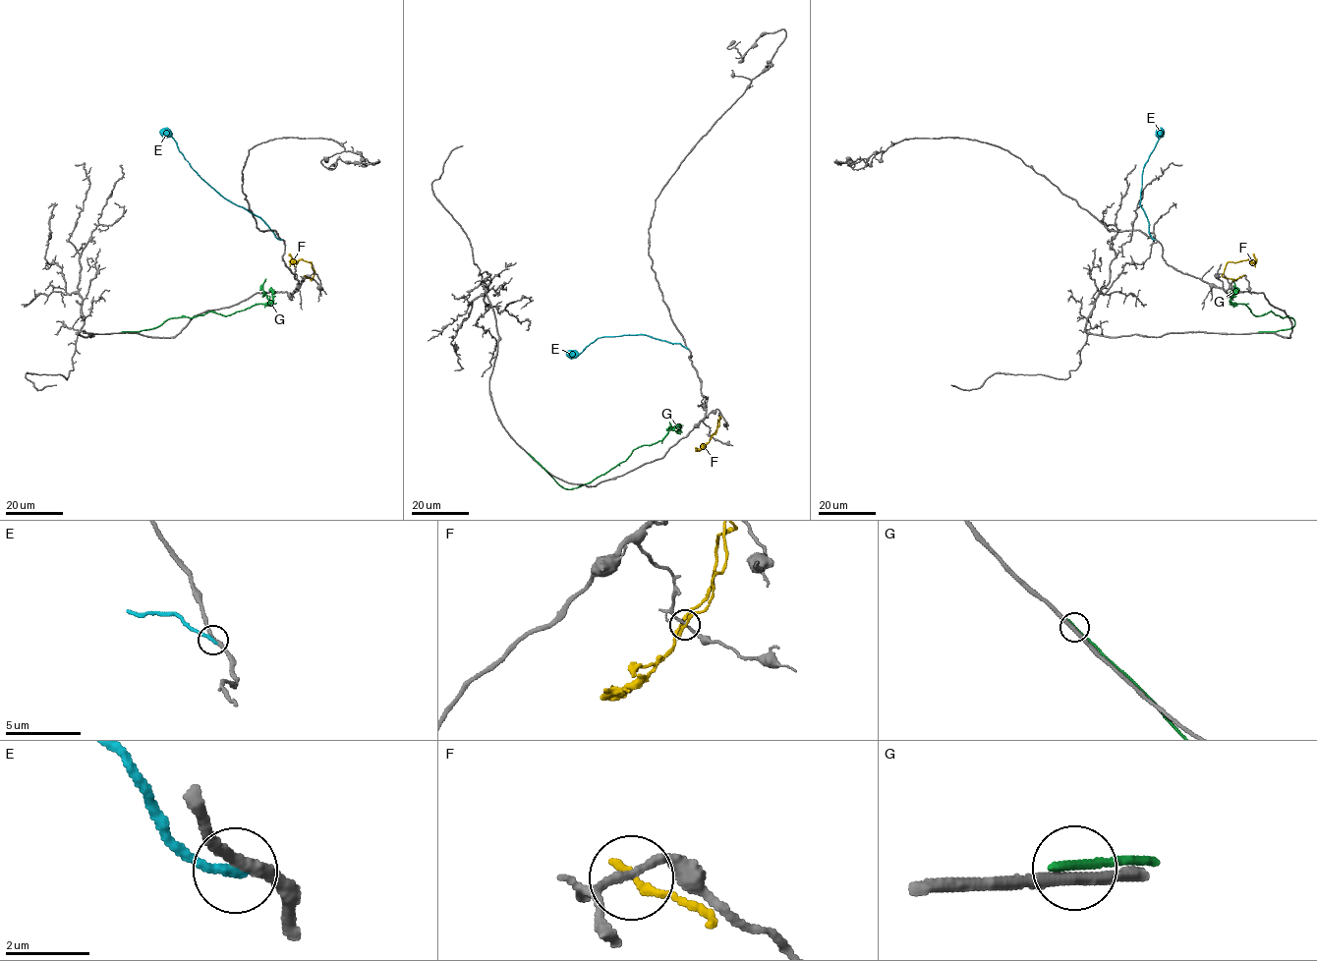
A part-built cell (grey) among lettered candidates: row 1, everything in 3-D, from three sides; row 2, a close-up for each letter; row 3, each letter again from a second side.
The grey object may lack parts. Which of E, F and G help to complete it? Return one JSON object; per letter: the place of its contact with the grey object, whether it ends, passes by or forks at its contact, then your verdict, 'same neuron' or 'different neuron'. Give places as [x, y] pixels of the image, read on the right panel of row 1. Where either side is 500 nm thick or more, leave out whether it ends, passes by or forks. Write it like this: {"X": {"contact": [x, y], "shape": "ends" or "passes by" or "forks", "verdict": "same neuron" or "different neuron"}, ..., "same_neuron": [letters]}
{"E": {"contact": [1154, 240], "shape": "ends", "verdict": "different neuron"}, "F": {"contact": [1242, 276], "shape": "ends", "verdict": "different neuron"}, "G": {"contact": [1260, 332], "shape": "ends", "verdict": "different neuron"}, "same_neuron": []}

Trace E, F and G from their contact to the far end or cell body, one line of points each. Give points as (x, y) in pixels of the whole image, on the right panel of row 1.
E: (1154, 240), (1140, 206), (1140, 192), (1144, 163), (1161, 130)
F: (1242, 276), (1232, 280), (1222, 275), (1228, 261), (1247, 259), (1253, 262), (1253, 254)
G: (1260, 331), (1290, 329), (1294, 321), (1272, 311), (1255, 315), (1246, 305), (1232, 304), (1233, 278)

